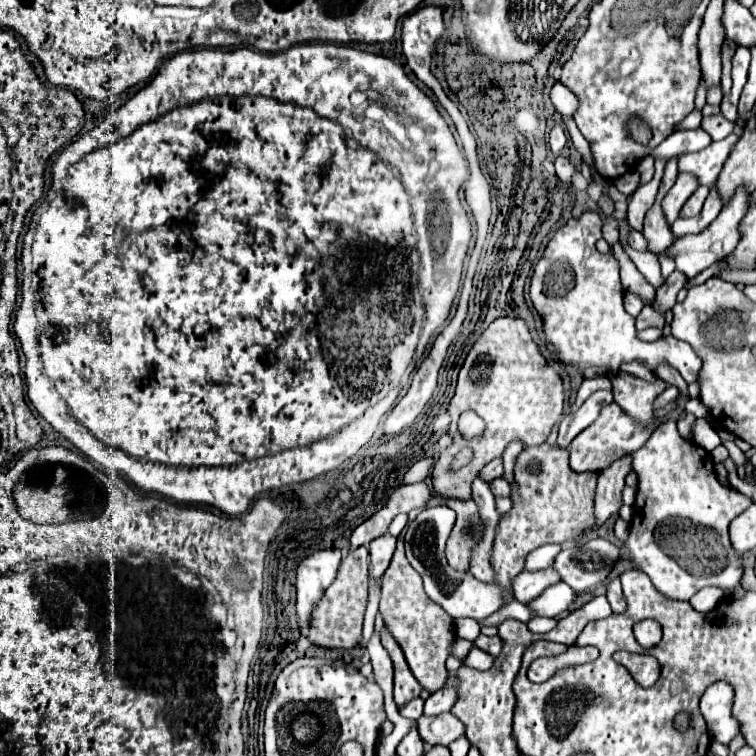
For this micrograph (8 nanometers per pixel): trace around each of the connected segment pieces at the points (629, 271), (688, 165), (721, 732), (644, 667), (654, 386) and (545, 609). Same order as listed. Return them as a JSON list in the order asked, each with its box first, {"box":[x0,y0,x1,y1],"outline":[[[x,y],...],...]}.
[{"box":[612,244,656,306],"outline":[[[620,244],[612,246],[612,254],[620,260],[622,266],[622,286],[626,292],[634,292],[640,296],[640,300],[650,306],[654,302],[656,296],[656,288],[638,272],[638,268],[634,266],[634,262],[628,258],[628,254],[622,250]]]},{"box":[678,134,738,186],"outline":[[[732,134],[726,140],[718,142],[718,144],[710,144],[700,152],[688,152],[688,154],[680,154],[678,156],[678,168],[680,172],[692,172],[698,176],[700,184],[704,186],[714,186],[718,174],[720,174],[720,166],[724,166],[732,146],[736,144],[738,136]]]},{"box":[700,682,738,744],"outline":[[[718,682],[710,686],[700,700],[710,738],[722,744],[730,744],[738,734],[738,722],[732,718],[732,698],[732,688],[726,682]]]},{"box":[614,651,660,686],"outline":[[[623,651],[618,661],[618,652],[614,654],[614,660],[626,667],[634,680],[638,680],[640,686],[652,686],[660,678],[660,664],[656,658],[650,655],[637,654]]]},{"box":[608,370,667,427],"outline":[[[622,370],[616,374],[608,374],[614,386],[614,402],[626,410],[628,416],[636,418],[641,425],[659,427],[666,420],[655,423],[653,419],[652,402],[667,387],[666,382],[658,378],[656,382],[644,382],[636,376],[630,376]]]},{"box":[528,582,574,618],"outline":[[[556,582],[556,584],[548,586],[548,590],[544,590],[544,594],[540,594],[540,598],[536,598],[536,602],[530,602],[528,606],[538,616],[552,618],[552,616],[568,610],[572,600],[574,600],[574,590],[564,582]]]}]

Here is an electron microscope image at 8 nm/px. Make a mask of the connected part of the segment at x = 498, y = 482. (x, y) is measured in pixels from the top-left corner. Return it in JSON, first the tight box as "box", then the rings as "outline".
{"box":[490,478,510,498],"outline":[[[496,478],[490,482],[490,490],[496,498],[502,498],[502,496],[510,496],[510,486],[504,478]]]}

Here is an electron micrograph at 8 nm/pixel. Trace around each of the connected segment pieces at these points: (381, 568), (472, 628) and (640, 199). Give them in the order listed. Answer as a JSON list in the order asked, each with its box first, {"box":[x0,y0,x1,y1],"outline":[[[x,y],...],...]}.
[{"box":[370,534,396,582],"outline":[[[384,534],[370,542],[370,574],[376,582],[382,580],[382,574],[386,572],[394,550],[396,550],[396,538],[392,538],[390,534]]]},{"box":[456,618,480,642],"outline":[[[460,618],[456,620],[456,634],[464,640],[474,642],[480,636],[480,624],[472,618]]]},{"box":[628,174,660,232],"outline":[[[654,174],[654,178],[652,178],[648,184],[640,186],[640,188],[632,194],[632,198],[630,198],[630,202],[628,202],[628,224],[630,224],[632,230],[642,232],[644,214],[646,214],[646,212],[650,210],[650,206],[654,204],[658,186],[660,186],[660,178],[656,178],[656,174]]]}]

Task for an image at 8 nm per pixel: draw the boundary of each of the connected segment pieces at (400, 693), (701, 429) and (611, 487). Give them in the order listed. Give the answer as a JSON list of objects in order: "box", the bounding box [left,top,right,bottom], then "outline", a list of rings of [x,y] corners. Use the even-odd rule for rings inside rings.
[{"box":[382,630,422,706],"outline":[[[382,630],[382,646],[388,650],[392,662],[394,662],[394,700],[398,706],[408,704],[410,700],[418,698],[422,692],[420,682],[414,678],[410,666],[406,664],[406,658],[396,644],[396,640],[388,634],[388,630]]]},{"box":[692,420,722,452],"outline":[[[696,420],[692,426],[692,434],[694,434],[694,442],[698,446],[704,446],[704,450],[708,450],[708,452],[712,452],[716,446],[722,444],[720,436],[706,420]]]},{"box":[592,456,632,532],"outline":[[[624,456],[616,460],[612,466],[606,470],[598,472],[598,488],[596,488],[596,498],[594,498],[594,512],[596,512],[596,522],[592,526],[592,532],[598,530],[612,514],[616,514],[622,506],[620,494],[624,488],[624,478],[632,470],[630,458]]]}]

